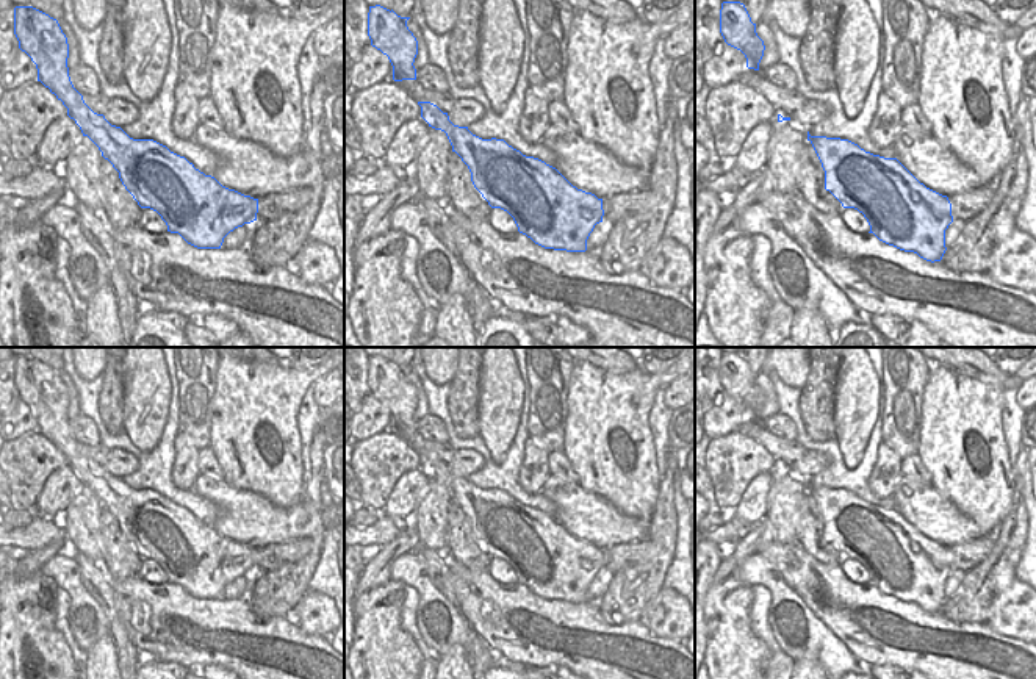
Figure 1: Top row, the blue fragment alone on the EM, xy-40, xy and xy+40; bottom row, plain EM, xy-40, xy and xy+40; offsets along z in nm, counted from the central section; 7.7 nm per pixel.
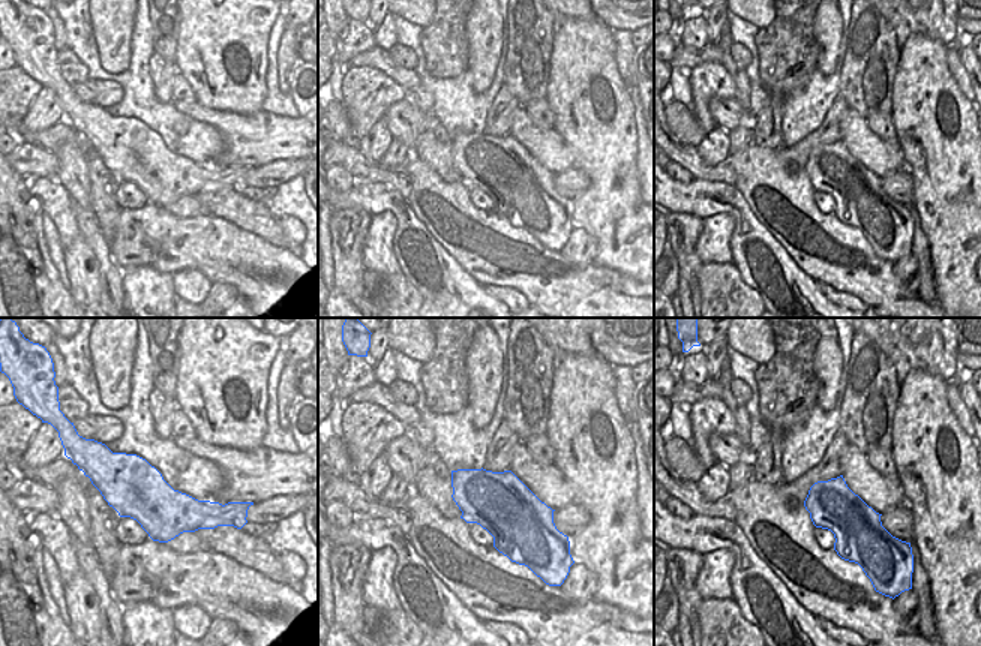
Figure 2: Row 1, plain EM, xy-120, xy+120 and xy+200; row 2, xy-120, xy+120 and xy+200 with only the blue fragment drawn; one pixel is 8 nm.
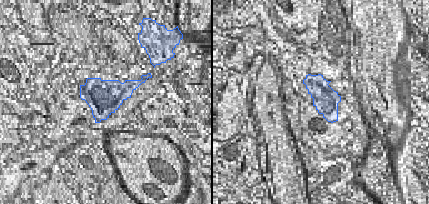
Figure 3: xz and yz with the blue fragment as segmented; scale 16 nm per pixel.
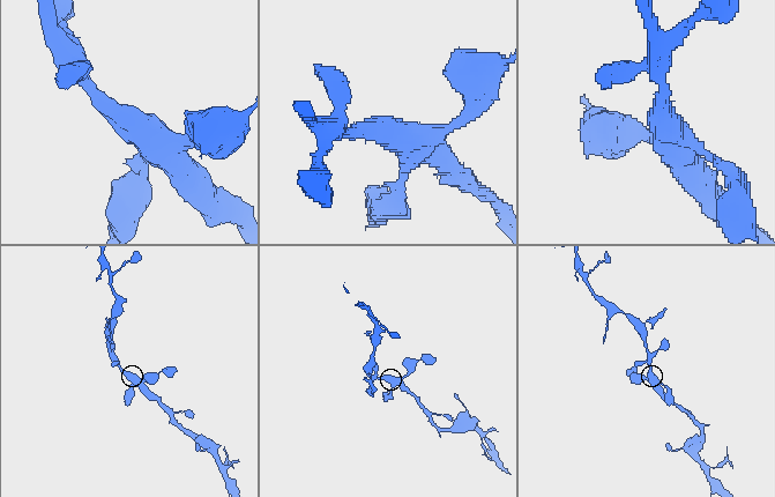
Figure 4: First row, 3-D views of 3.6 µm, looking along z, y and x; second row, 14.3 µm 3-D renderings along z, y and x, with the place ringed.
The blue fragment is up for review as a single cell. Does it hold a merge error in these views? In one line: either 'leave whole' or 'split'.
leave whole

